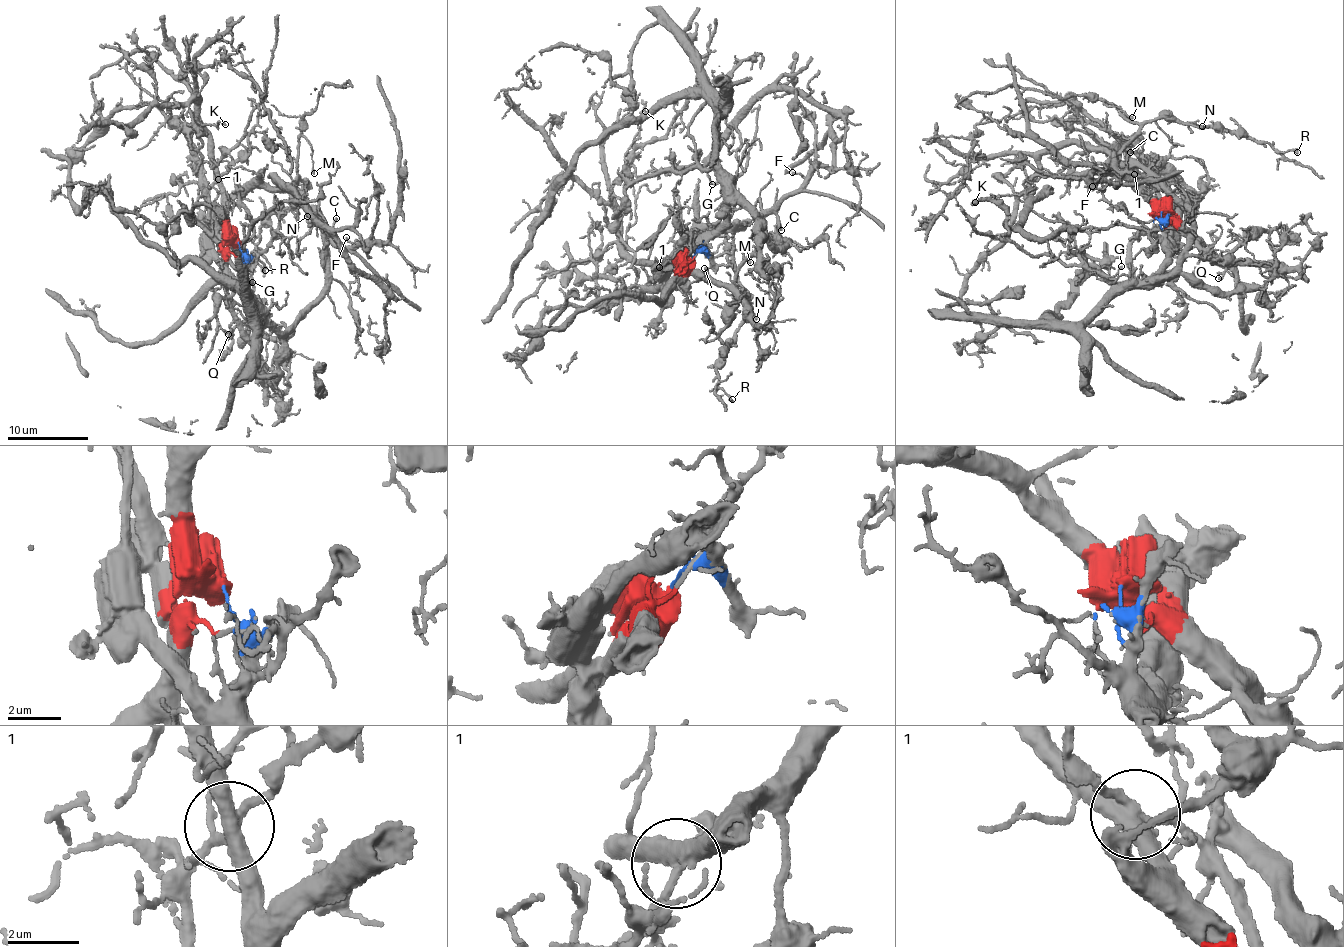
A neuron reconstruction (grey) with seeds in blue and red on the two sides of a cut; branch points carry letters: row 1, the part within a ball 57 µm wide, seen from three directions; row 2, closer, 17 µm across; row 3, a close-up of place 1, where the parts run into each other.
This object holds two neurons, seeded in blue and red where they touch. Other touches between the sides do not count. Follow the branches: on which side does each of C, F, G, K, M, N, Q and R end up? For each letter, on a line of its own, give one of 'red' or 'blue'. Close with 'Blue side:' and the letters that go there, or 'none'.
C: red
F: red
G: blue
K: red
M: red
N: red
Q: red
R: red
Blue side: G

